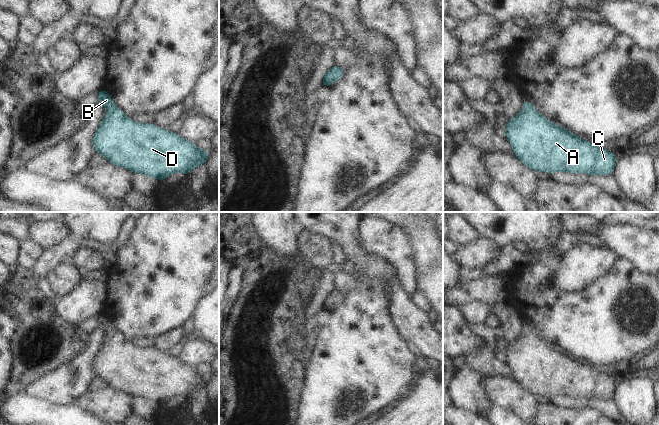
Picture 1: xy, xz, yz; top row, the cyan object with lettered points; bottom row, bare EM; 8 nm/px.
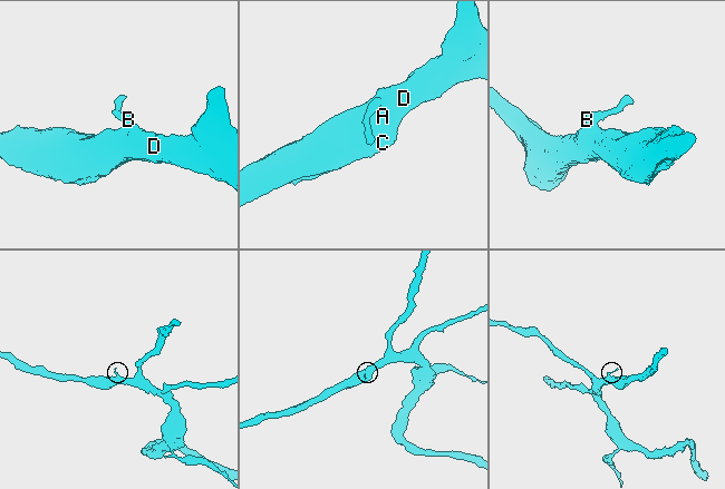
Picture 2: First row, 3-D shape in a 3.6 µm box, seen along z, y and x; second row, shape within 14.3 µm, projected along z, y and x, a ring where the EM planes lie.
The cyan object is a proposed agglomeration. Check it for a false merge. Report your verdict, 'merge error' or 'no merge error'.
no merge error

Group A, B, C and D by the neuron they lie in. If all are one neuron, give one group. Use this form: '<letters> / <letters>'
A B C D

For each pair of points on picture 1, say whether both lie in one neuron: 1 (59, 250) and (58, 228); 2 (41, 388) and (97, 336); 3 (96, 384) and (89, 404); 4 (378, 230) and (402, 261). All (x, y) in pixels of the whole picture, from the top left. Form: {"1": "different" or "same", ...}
{"1": "different", "2": "same", "3": "different", "4": "same"}

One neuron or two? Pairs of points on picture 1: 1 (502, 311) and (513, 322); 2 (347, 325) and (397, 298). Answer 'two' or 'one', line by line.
1: one
2: two

